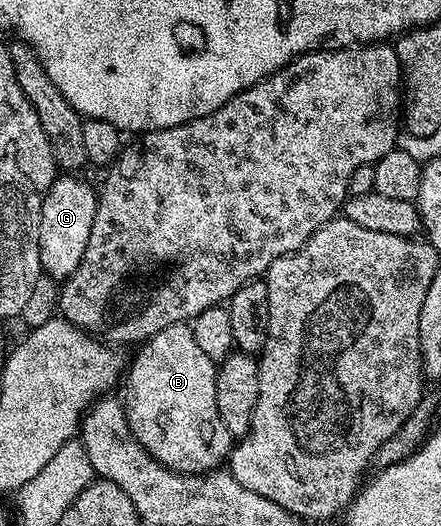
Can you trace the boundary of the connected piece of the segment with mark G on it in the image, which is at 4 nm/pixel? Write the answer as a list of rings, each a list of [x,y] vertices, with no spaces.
[[[76,174],[57,175],[40,202],[40,266],[43,275],[53,276],[56,282],[67,280],[70,274],[74,274],[74,270],[78,270],[78,262],[82,262],[82,254],[86,254],[86,242],[90,242],[90,226],[94,226],[98,192],[80,178]]]

